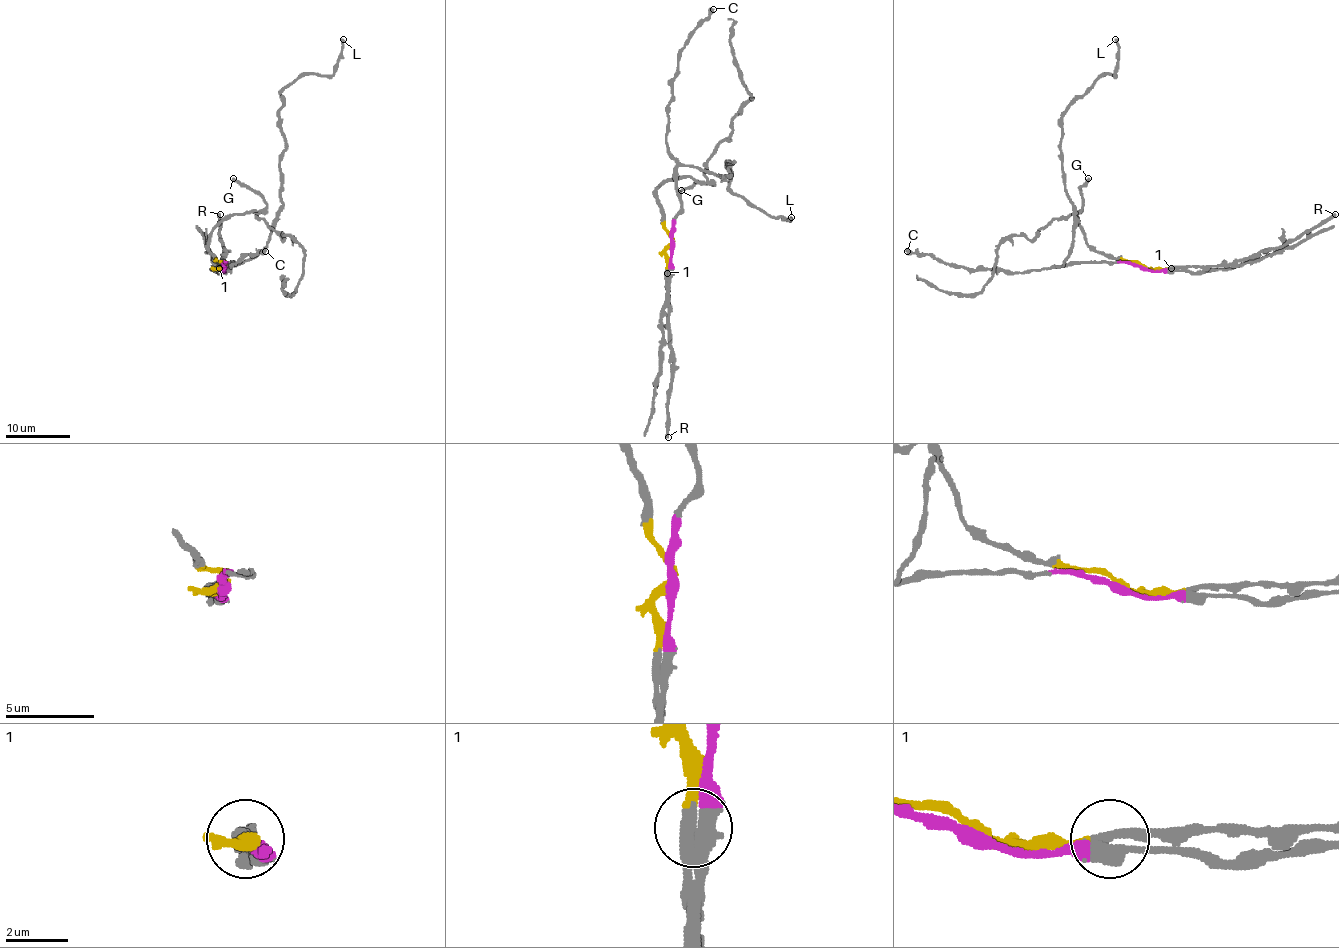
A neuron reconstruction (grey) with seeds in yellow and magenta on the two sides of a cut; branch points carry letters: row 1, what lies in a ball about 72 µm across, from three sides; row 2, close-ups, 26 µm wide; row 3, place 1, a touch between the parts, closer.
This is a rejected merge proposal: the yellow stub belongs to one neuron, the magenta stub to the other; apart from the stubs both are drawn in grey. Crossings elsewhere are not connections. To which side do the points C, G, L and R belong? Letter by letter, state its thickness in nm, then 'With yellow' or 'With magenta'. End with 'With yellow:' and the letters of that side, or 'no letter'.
C: Thickness 480 nm. With magenta
G: Thickness 220 nm. With yellow
L: Thickness 300 nm. With magenta
R: Thickness 280 nm. With yellow
With yellow: G, R

